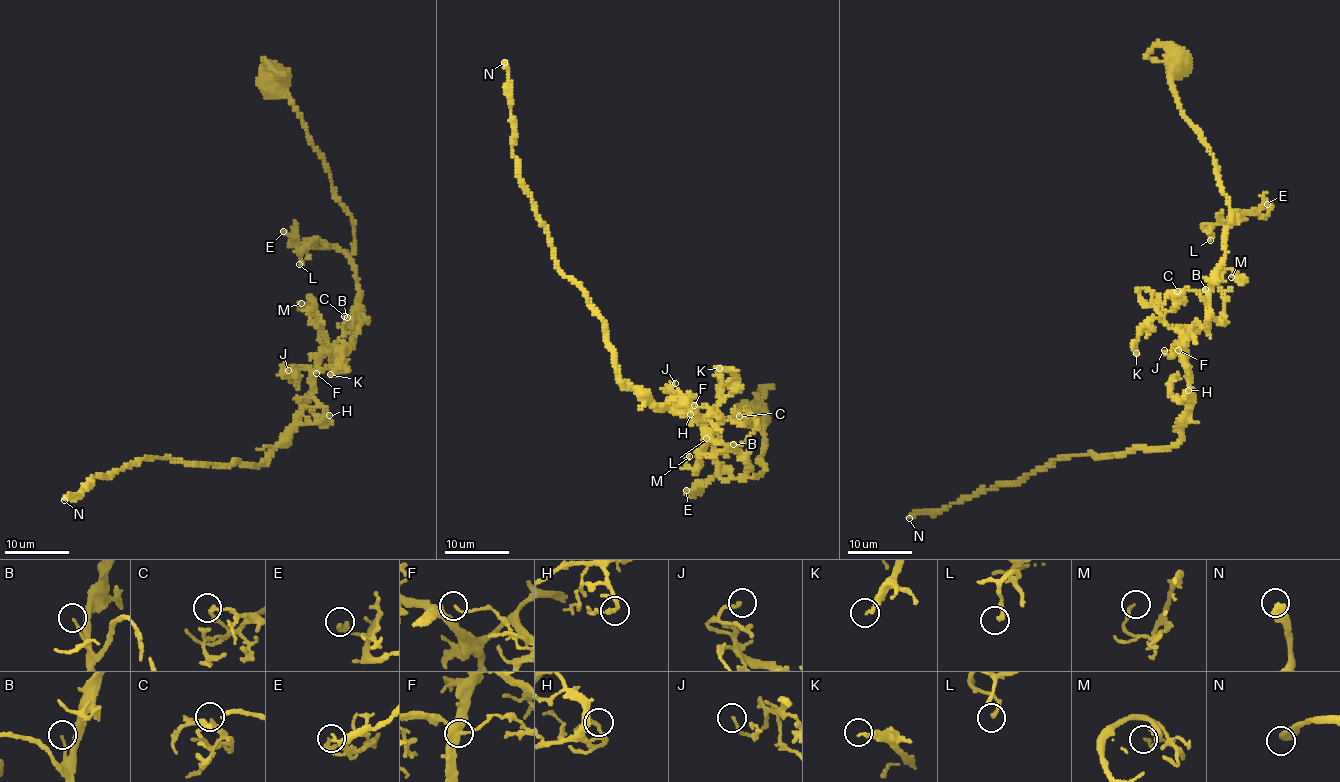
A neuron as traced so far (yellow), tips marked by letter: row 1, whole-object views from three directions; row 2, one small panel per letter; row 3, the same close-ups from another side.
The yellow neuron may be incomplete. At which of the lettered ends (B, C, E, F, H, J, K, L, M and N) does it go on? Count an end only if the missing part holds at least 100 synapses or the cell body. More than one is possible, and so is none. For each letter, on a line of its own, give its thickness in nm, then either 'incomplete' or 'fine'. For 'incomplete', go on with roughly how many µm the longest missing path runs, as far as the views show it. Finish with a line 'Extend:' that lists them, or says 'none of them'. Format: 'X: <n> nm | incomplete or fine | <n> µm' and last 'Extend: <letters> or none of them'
B: 100 nm | fine
C: 160 nm | fine
E: 240 nm | fine
F: 120 nm | fine
H: 160 nm | fine
J: 160 nm | fine
K: 240 nm | fine
L: 220 nm | fine
M: 160 nm | fine
N: 400 nm | incomplete | 300 µm
Extend: N

